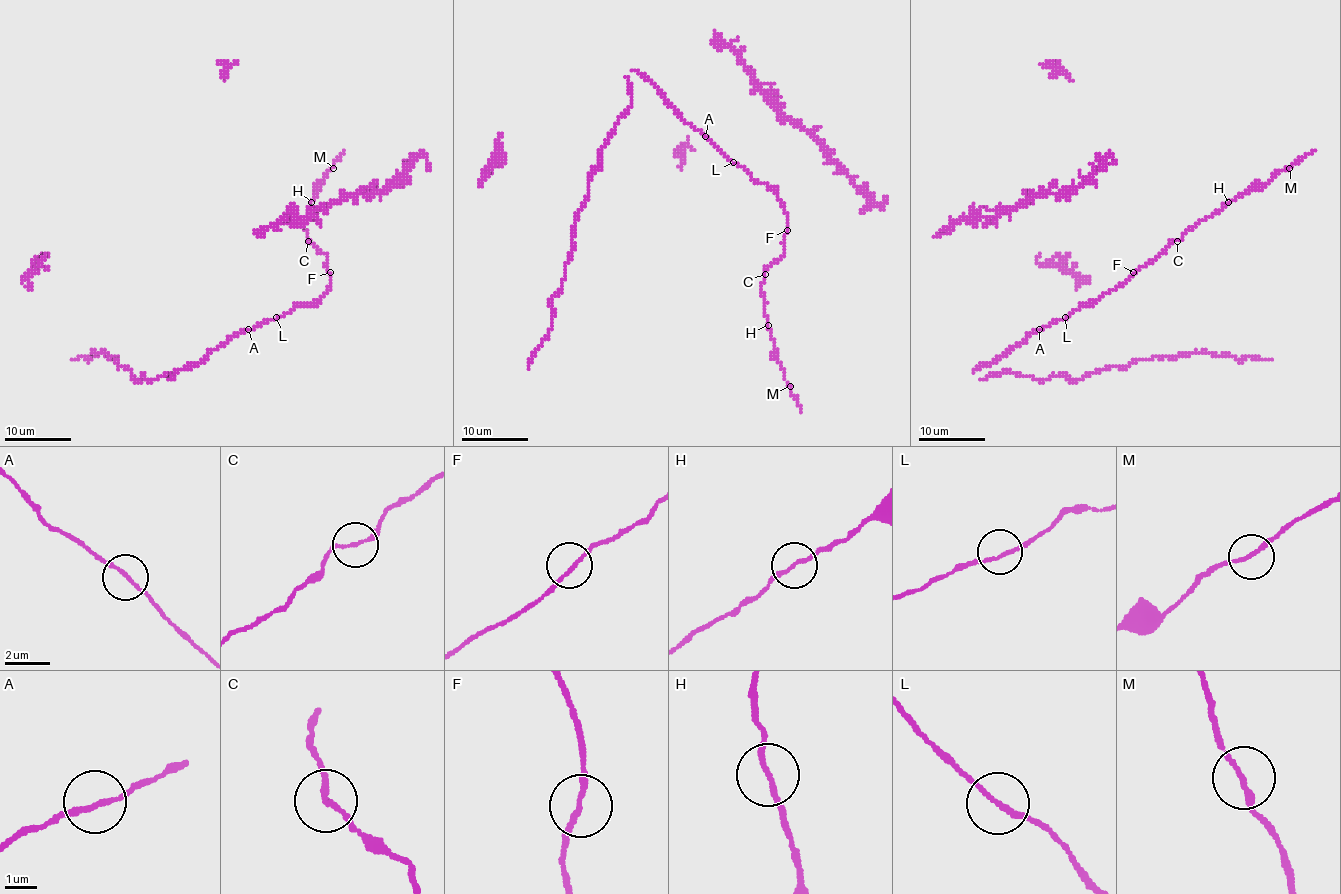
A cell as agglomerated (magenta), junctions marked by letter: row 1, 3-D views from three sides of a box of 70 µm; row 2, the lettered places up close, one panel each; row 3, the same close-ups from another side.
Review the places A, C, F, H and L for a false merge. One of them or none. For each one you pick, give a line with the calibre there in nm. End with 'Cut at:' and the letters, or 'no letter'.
Cut at: no letter

